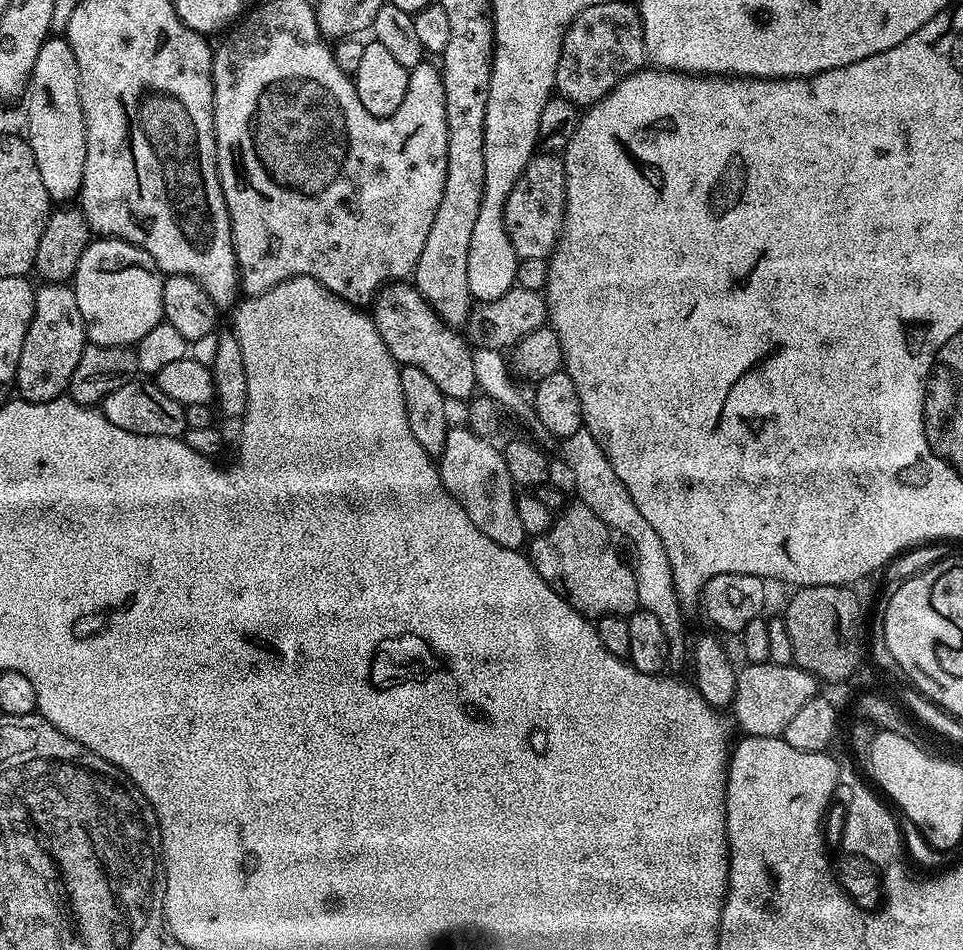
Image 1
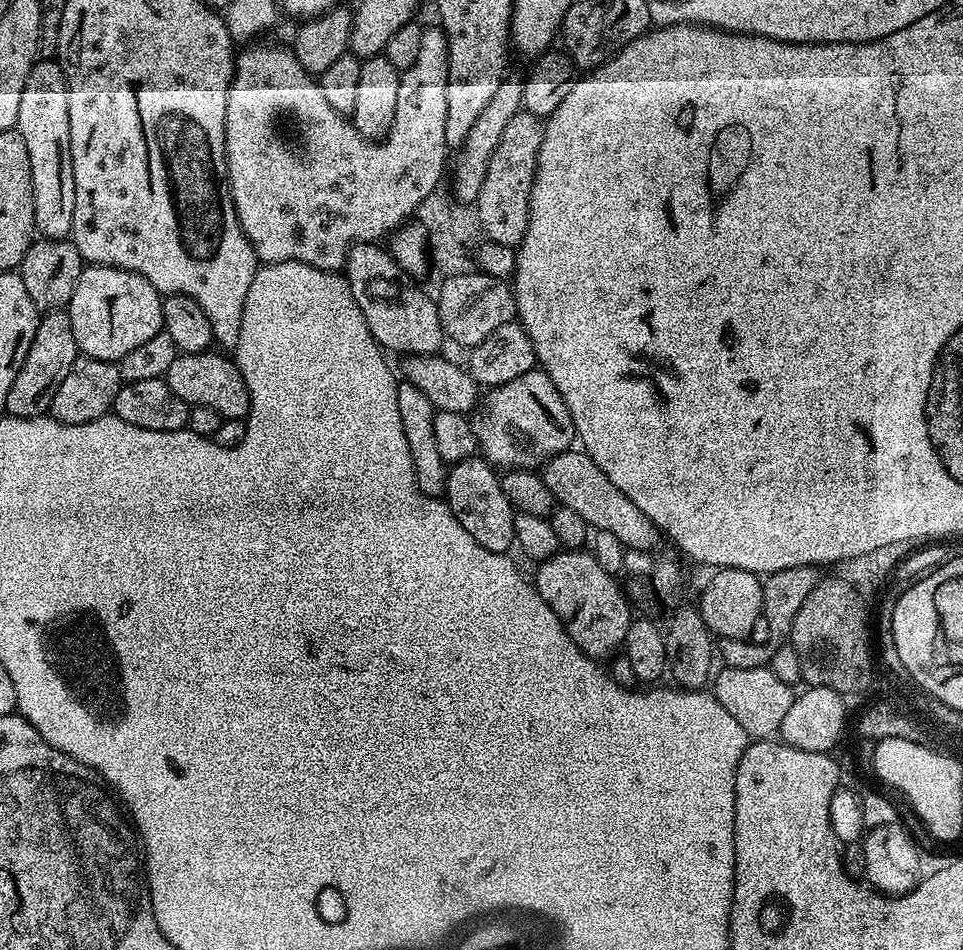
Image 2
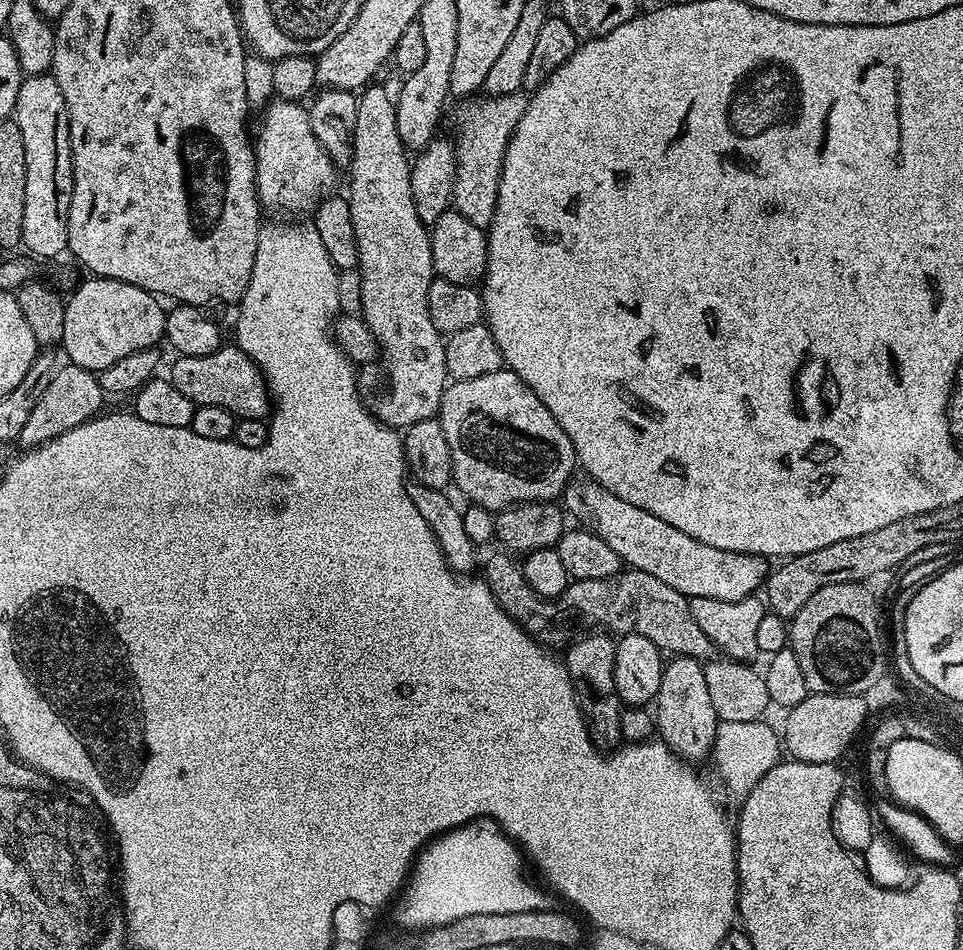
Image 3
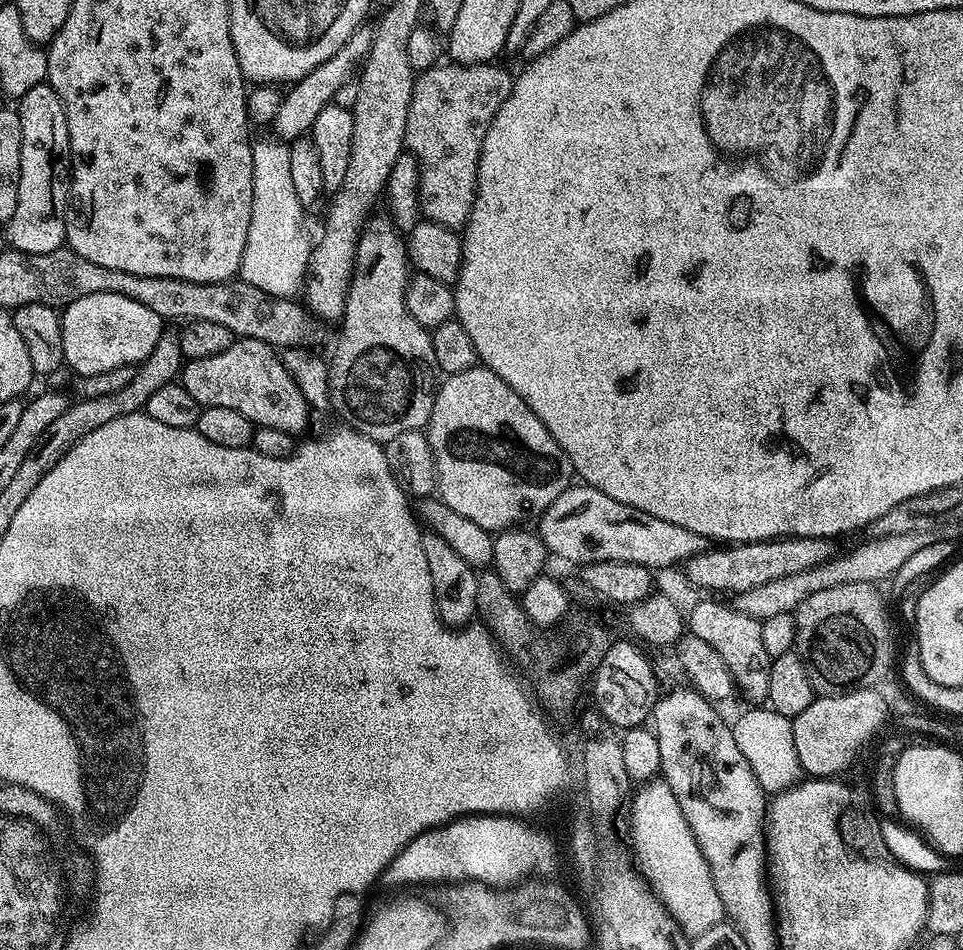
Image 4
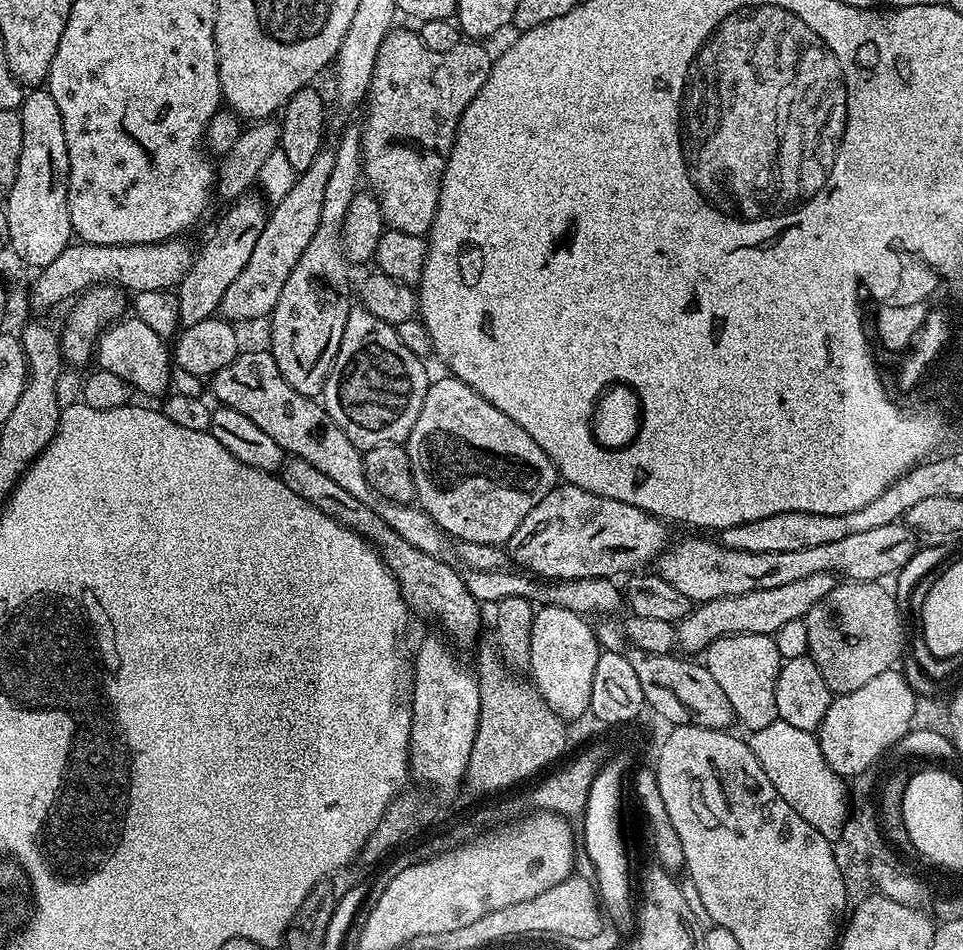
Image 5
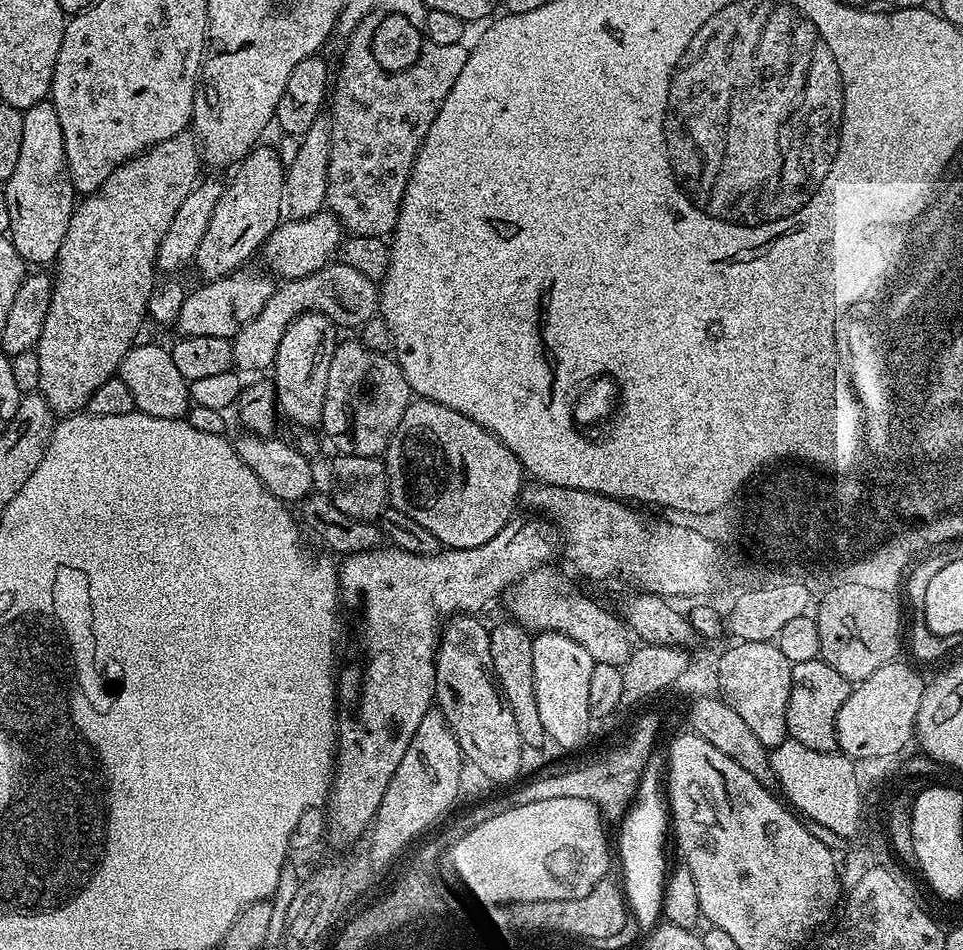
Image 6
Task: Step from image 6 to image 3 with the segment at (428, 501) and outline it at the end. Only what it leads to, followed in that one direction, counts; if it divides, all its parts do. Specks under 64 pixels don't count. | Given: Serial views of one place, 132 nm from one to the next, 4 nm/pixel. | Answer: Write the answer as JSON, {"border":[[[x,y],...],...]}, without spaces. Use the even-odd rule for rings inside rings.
{"border":[[[510,370],[482,374],[482,378],[452,380],[440,399],[438,419],[442,434],[446,434],[446,446],[450,446],[454,488],[475,507],[485,508],[493,514],[513,508],[515,504],[555,501],[573,479],[572,471],[577,471],[576,451],[566,430],[558,426],[558,418],[546,410],[542,398]]]}

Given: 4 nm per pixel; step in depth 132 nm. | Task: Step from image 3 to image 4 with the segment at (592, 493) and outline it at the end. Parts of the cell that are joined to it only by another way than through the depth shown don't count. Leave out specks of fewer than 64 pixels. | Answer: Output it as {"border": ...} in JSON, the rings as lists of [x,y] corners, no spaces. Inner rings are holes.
{"border":[[[789,536],[778,540],[753,540],[751,544],[720,546],[687,561],[689,578],[700,590],[709,588],[709,593],[728,592],[735,594],[774,582],[774,578],[787,578],[789,574],[802,574],[802,570],[814,570],[822,562],[830,562],[838,554],[837,541],[830,536]]]}

